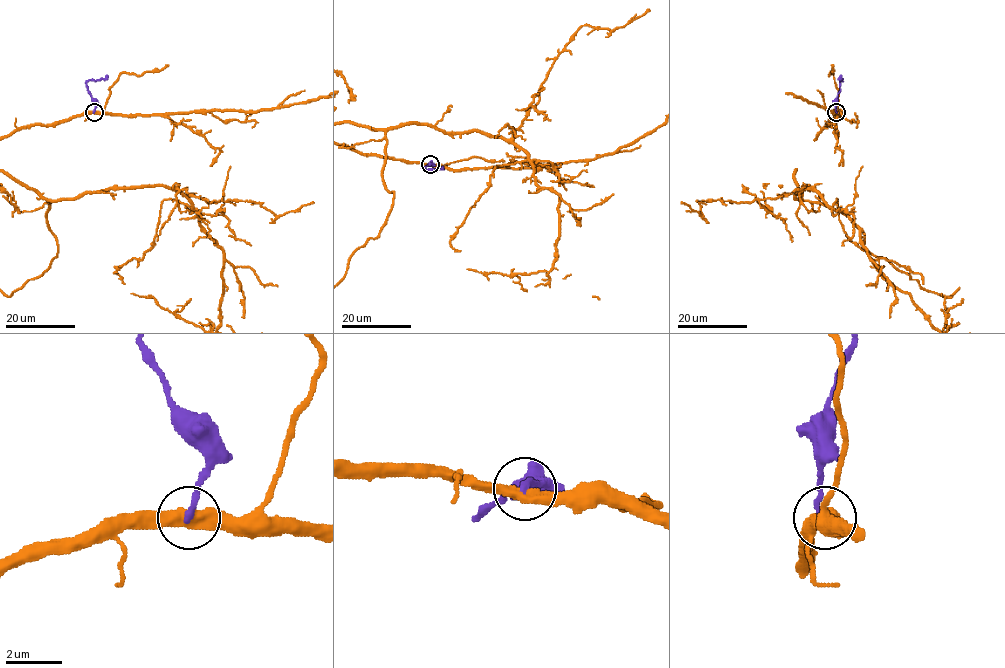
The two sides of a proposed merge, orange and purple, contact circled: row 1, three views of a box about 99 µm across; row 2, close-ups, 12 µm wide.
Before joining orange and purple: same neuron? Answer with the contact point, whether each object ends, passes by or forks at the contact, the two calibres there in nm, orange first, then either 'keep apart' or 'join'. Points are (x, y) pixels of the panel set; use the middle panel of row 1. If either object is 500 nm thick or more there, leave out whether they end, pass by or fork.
at (430, 164); orange passes by; purple ends there; 480 nm thick on the orange side, 220 nm on the other; join

